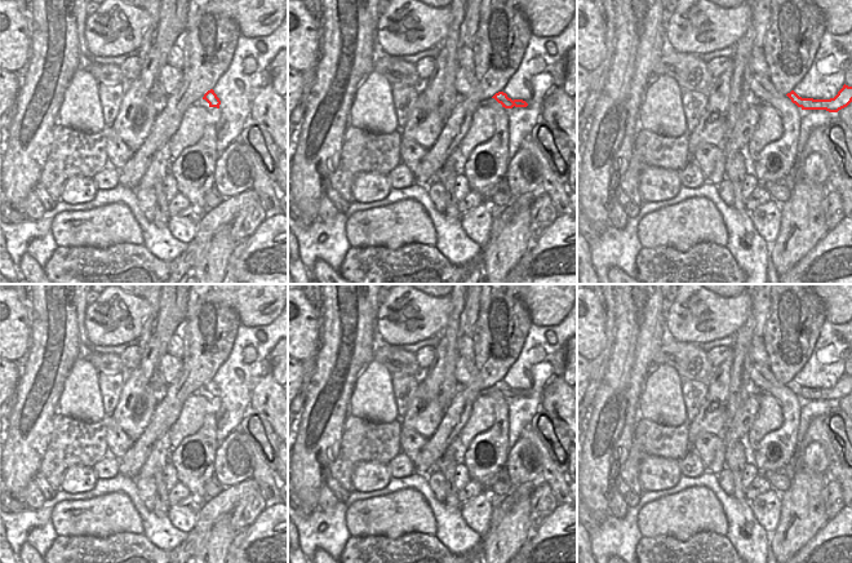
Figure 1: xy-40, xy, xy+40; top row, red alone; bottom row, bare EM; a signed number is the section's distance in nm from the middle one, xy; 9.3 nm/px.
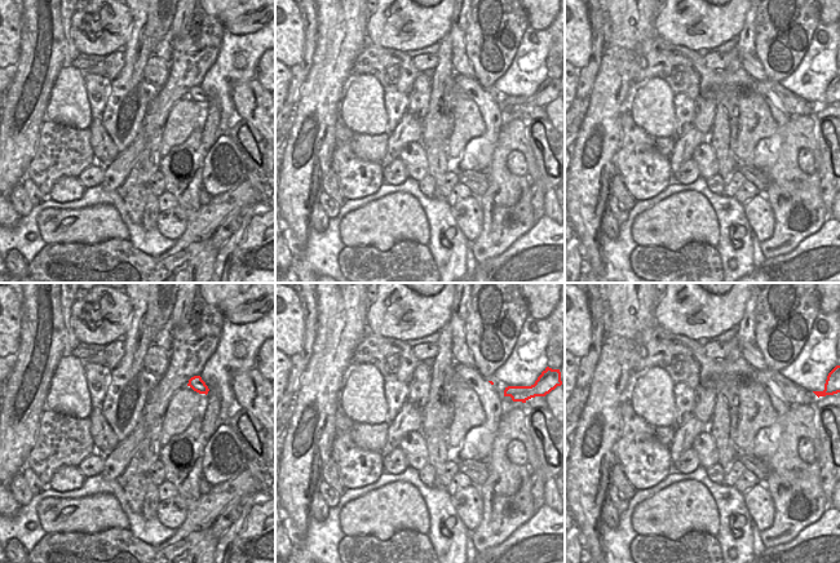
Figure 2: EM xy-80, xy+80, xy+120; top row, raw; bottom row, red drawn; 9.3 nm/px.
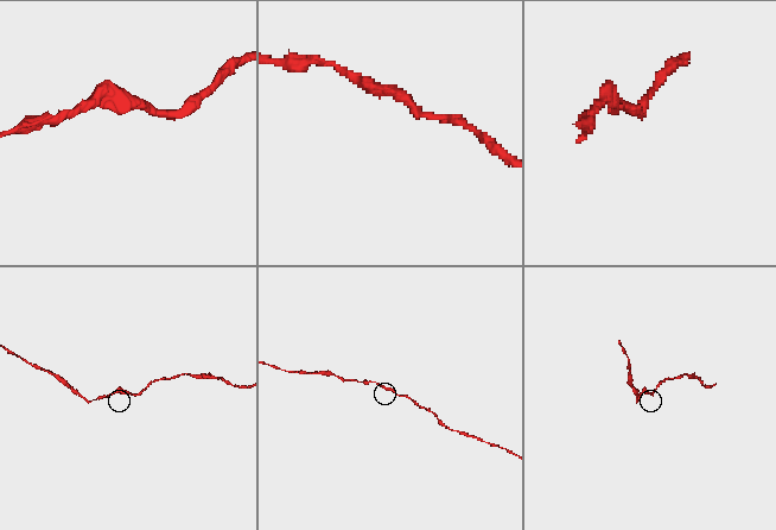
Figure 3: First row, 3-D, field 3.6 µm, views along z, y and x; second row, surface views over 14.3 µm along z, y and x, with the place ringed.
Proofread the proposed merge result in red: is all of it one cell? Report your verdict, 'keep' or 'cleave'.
keep

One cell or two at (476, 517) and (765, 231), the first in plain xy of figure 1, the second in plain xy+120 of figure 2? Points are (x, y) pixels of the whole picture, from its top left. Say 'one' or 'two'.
one

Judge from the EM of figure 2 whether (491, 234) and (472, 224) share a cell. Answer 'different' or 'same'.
different

